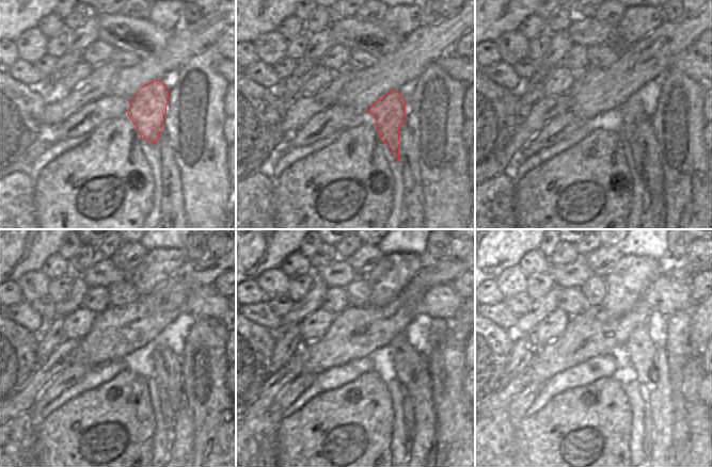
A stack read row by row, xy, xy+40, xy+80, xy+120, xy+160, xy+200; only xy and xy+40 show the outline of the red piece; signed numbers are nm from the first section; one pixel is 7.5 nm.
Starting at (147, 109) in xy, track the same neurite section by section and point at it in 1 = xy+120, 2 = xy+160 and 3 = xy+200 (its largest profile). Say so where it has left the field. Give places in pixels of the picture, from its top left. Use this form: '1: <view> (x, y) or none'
1: xy+120 (168, 412)
2: xy+160 (408, 407)
3: xy+200 (648, 441)

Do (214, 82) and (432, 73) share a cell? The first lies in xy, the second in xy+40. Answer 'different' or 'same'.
same

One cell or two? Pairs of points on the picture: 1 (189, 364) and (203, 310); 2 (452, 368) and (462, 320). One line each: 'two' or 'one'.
1: two
2: two

